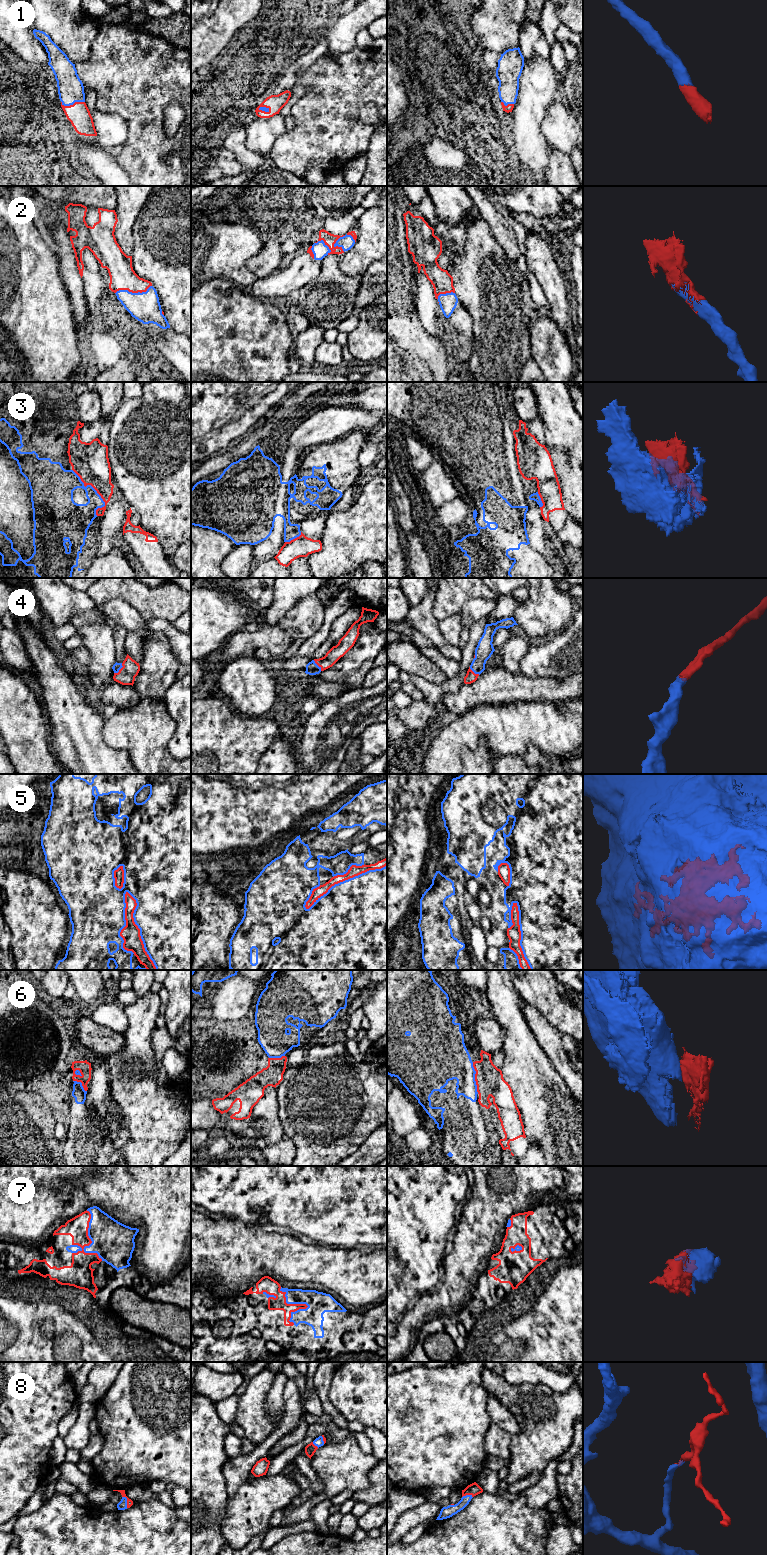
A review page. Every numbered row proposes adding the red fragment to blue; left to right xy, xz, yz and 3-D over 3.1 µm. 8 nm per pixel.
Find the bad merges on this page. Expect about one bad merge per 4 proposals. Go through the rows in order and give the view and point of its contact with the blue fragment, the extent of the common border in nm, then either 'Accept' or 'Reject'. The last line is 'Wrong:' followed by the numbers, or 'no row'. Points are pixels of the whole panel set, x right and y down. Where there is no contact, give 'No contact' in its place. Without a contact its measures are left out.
1: Touches blue at xy (72, 104). Shared border 190 nm. Accept
2: Touches blue at xz (334, 245). Shared border 320 nm. Accept
3: Touches blue at xy (96, 491). Shared border 420 nm. Reject
4: Touches blue at xy (119, 669). Shared border 110 nm. Accept
5: Touches blue at xy (140, 930). Shared border 700 nm. Accept
6: Touches blue at yz (474, 1078). Shared border 260 nm. Reject
7: Touches blue at xy (91, 1240). Shared border 420 nm. Accept
8: Touches blue at xy (126, 1501). Shared border 100 nm. Accept
Wrong: 3, 6

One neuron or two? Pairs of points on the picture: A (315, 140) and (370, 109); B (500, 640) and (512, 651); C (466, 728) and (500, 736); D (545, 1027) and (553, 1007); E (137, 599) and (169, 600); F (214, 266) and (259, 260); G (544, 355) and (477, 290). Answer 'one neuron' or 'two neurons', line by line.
A: two neurons
B: two neurons
C: one neuron
D: two neurons
E: one neuron
F: two neurons
G: two neurons

